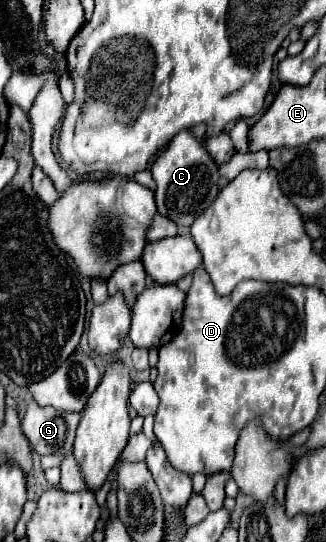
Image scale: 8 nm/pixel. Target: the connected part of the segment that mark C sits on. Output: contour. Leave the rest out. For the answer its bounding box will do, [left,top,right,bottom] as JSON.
[150,130,218,226]

